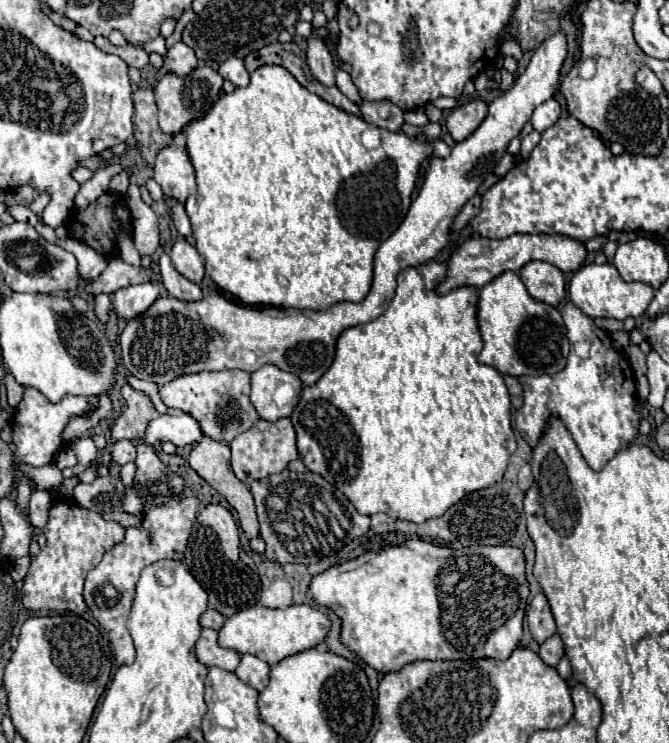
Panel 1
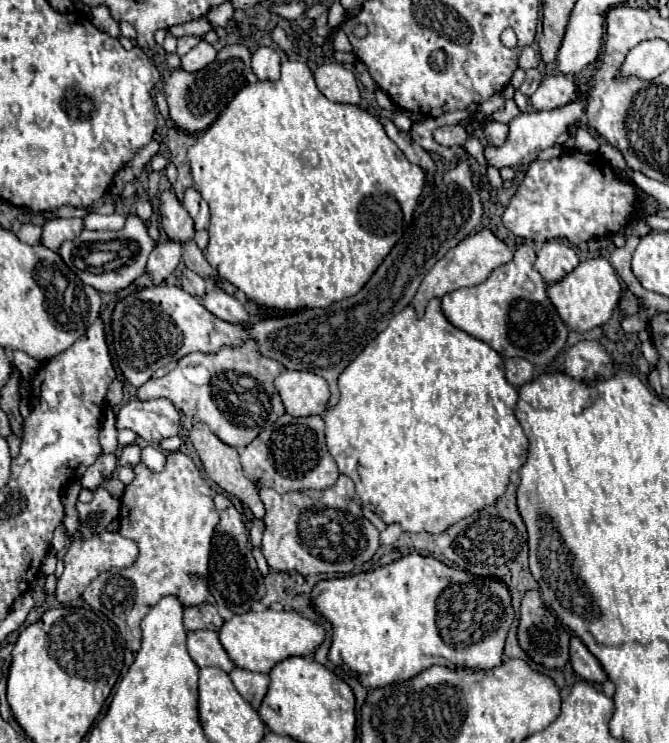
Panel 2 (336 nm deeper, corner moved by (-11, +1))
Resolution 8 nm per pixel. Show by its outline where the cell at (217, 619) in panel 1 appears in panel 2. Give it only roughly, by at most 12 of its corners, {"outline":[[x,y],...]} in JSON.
{"outline":[[212,604],[184,610],[186,630],[220,630],[222,616]]}

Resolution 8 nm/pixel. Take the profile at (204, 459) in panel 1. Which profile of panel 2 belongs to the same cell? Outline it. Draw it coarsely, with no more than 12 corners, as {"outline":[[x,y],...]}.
{"outline":[[204,422],[190,440],[222,490],[264,518],[258,488],[244,478],[236,448]]}

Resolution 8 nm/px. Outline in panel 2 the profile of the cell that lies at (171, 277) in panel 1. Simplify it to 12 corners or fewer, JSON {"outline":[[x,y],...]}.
{"outline":[[208,286],[202,304],[218,318],[246,324],[244,306],[220,286]]}

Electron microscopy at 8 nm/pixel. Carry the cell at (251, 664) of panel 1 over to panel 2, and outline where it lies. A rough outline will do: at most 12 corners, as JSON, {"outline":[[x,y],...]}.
{"outline":[[234,668],[236,690],[258,708],[266,696],[270,676]]}

